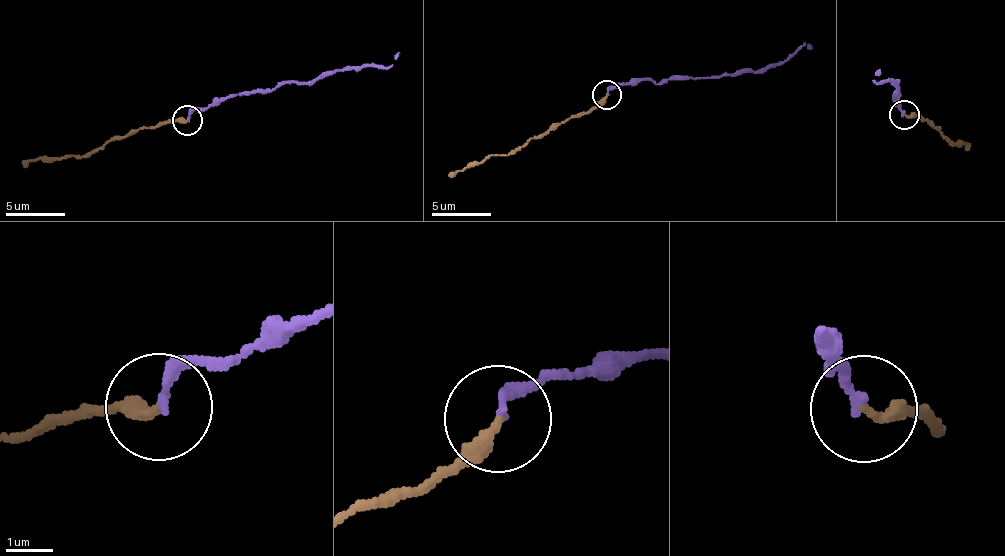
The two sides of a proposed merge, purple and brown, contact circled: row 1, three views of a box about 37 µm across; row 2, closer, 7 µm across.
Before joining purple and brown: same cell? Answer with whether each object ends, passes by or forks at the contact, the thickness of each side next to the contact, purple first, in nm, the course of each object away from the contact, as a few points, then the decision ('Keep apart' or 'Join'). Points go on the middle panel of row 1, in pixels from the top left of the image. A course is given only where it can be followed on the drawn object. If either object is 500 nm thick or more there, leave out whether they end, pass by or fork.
At the ring purple ends. At the ring brown ends. Thickness 190 nm (purple) against 280 nm. Course of purple: (607, 94), (615, 87), (647, 79), (763, 72), (807, 44), (812, 49). Course of brown: (607, 94), (587, 112), (552, 125), (509, 155), (489, 155), (448, 175). Join

